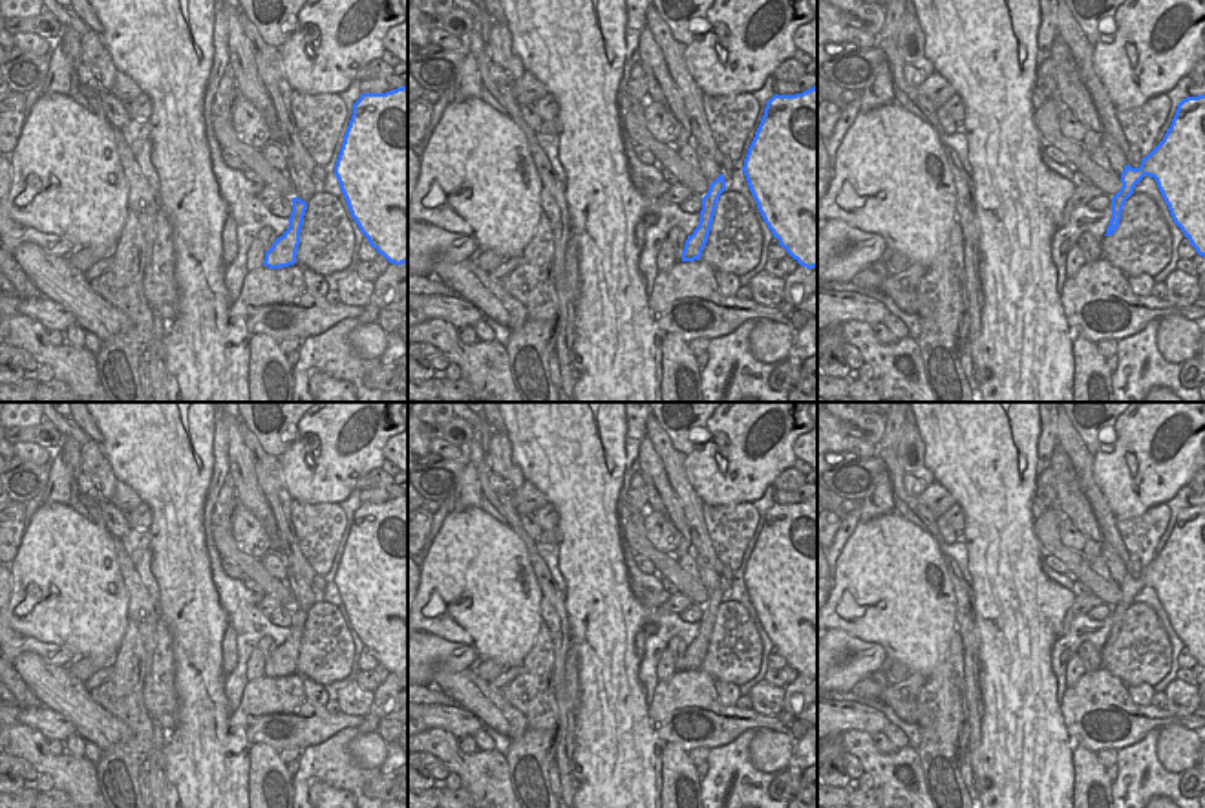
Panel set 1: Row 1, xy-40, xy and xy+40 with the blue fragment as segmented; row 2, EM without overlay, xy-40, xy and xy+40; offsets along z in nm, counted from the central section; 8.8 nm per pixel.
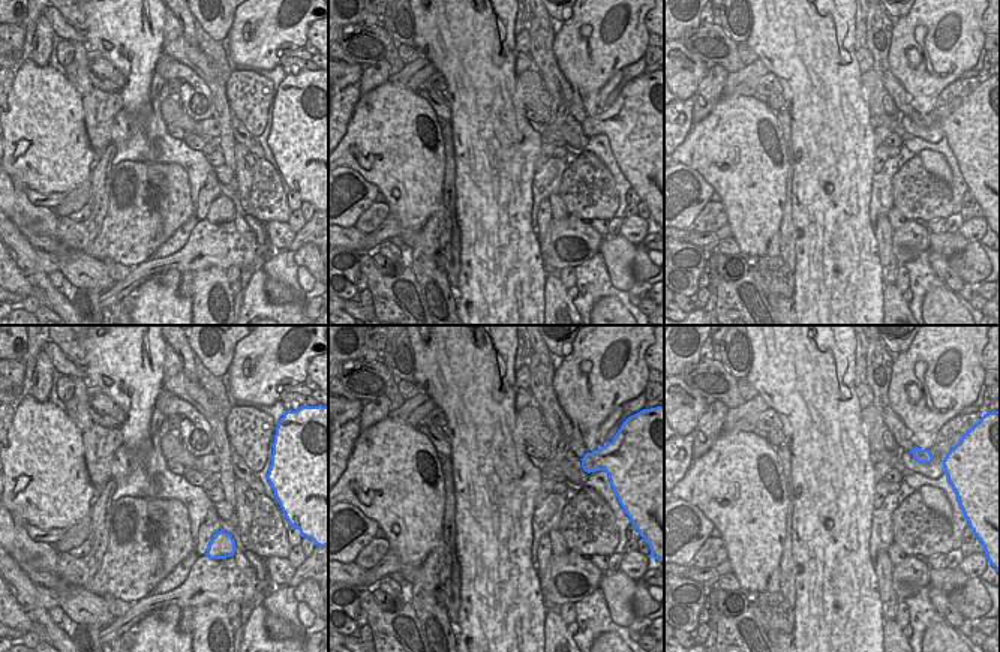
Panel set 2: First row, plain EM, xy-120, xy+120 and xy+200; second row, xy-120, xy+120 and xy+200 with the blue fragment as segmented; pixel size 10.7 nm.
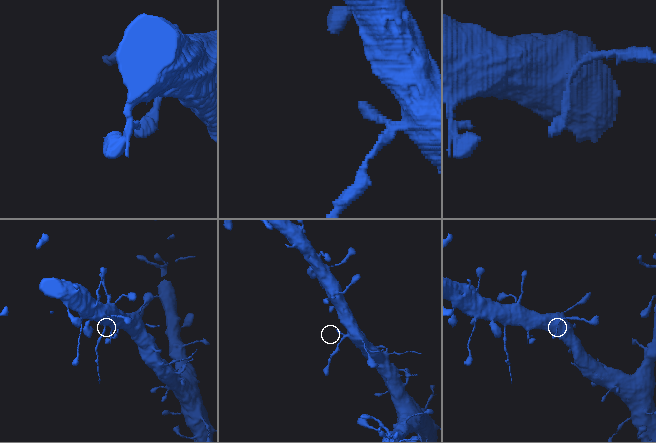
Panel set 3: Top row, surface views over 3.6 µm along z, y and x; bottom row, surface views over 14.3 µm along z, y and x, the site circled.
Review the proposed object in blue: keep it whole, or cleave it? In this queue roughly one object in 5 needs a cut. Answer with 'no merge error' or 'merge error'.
no merge error

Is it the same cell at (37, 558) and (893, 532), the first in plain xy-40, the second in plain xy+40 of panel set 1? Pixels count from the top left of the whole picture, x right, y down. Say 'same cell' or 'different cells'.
same cell

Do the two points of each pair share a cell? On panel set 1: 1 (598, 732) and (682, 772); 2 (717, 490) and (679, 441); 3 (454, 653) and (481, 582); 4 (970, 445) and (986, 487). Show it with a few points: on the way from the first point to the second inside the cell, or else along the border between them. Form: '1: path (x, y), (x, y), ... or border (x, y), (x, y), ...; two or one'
1: border (666, 744), (661, 752), (661, 788); two
2: border (695, 445), (686, 456); two
3: border (426, 631), (447, 640), (469, 644), (479, 657); two
4: path (981, 456), (986, 461), (986, 476); one

